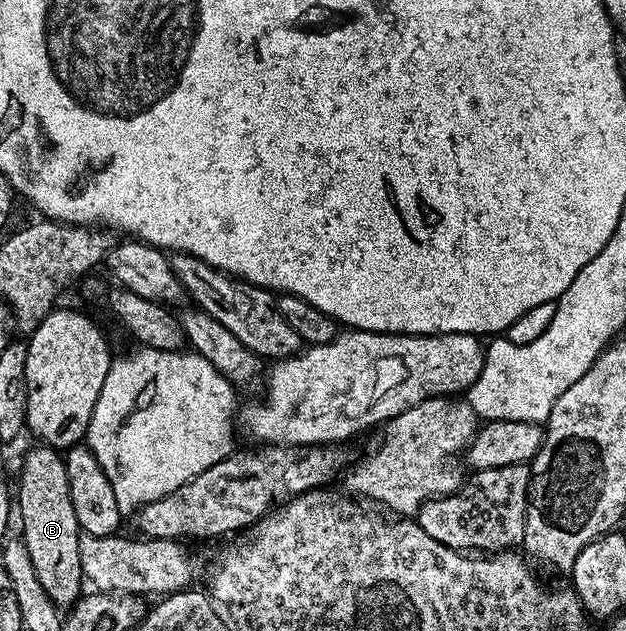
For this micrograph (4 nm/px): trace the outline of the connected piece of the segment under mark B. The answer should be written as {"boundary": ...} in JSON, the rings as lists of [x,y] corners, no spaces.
{"boundary":[[[45,444],[35,445],[35,450],[26,454],[22,462],[22,480],[16,486],[16,514],[22,517],[22,543],[28,548],[28,557],[32,560],[32,568],[36,568],[36,577],[41,587],[59,608],[69,608],[82,597],[84,579],[80,564],[80,540],[76,508],[72,508],[72,496],[68,492],[68,476],[63,455],[55,447]]]}

